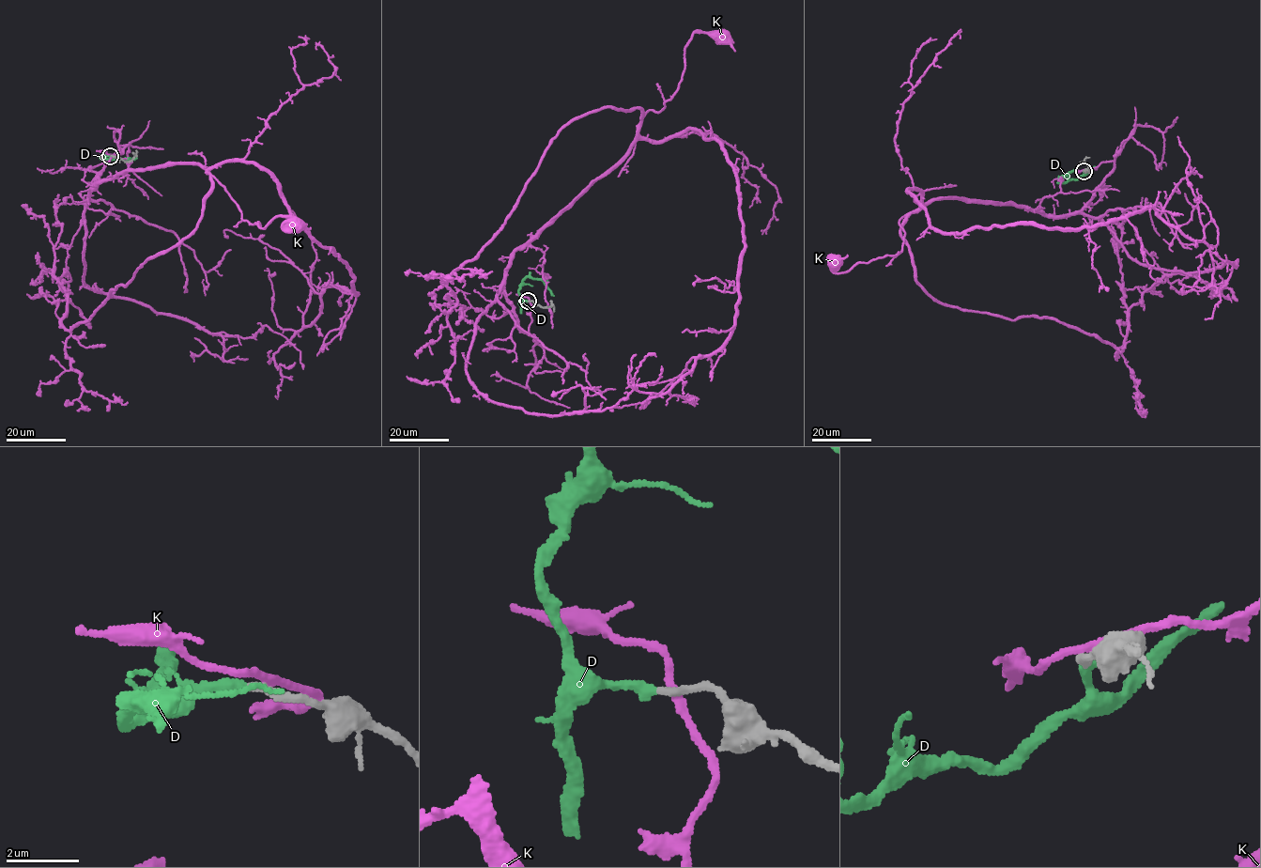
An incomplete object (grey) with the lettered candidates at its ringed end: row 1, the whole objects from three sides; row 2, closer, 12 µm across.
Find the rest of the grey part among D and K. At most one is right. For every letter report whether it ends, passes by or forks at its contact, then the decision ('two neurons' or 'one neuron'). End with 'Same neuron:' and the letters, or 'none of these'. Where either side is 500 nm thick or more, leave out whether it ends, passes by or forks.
D: it ends there; one neuron
K: it passes by; two neurons
Same neuron: D

